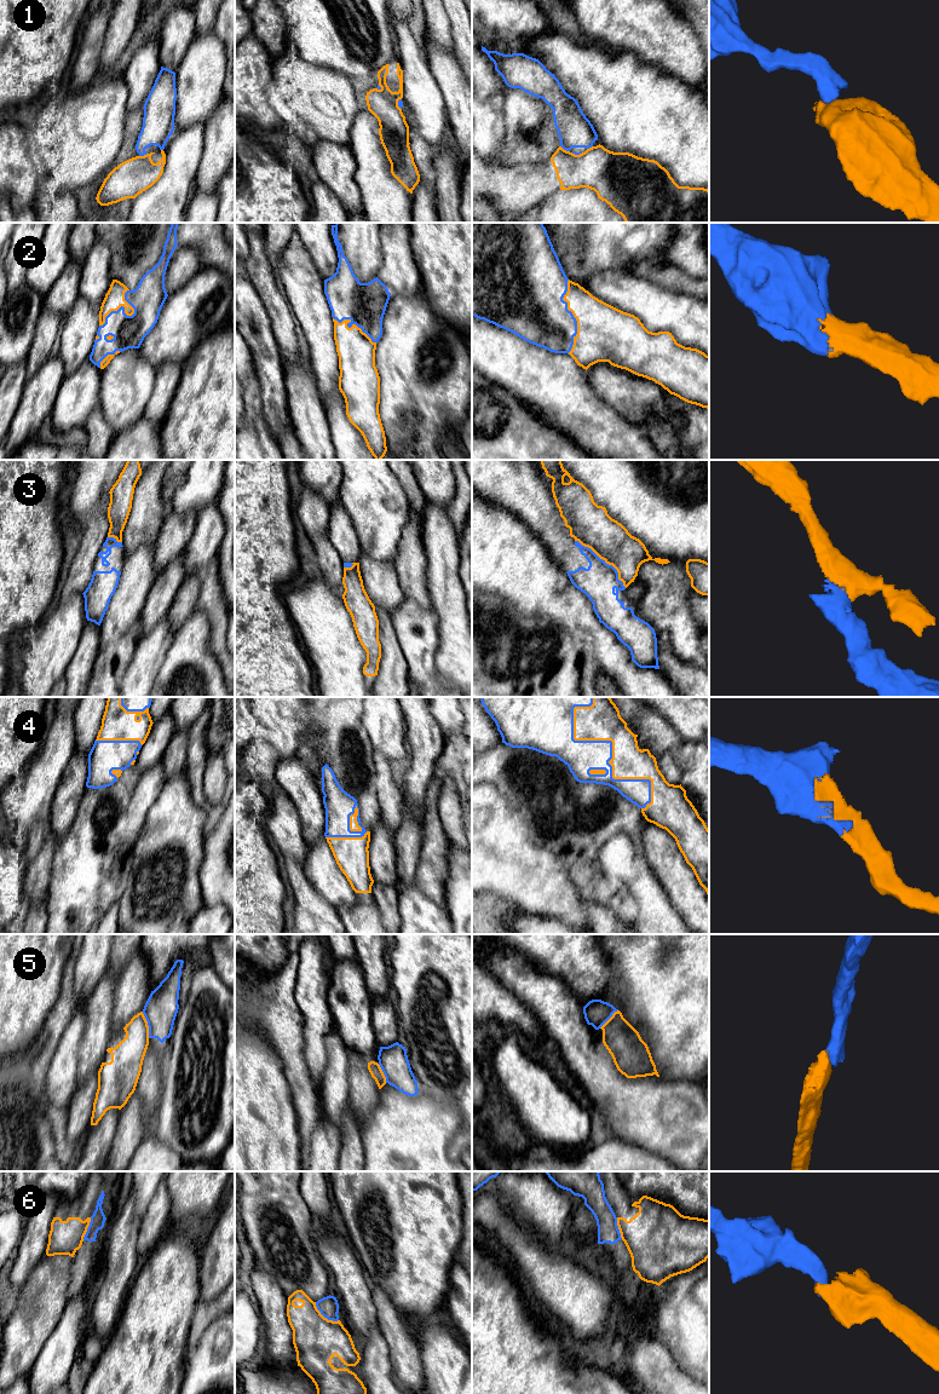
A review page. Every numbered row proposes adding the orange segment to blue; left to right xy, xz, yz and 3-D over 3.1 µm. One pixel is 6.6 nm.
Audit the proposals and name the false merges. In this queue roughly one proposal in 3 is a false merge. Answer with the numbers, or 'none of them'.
1, 3, 5, 6

